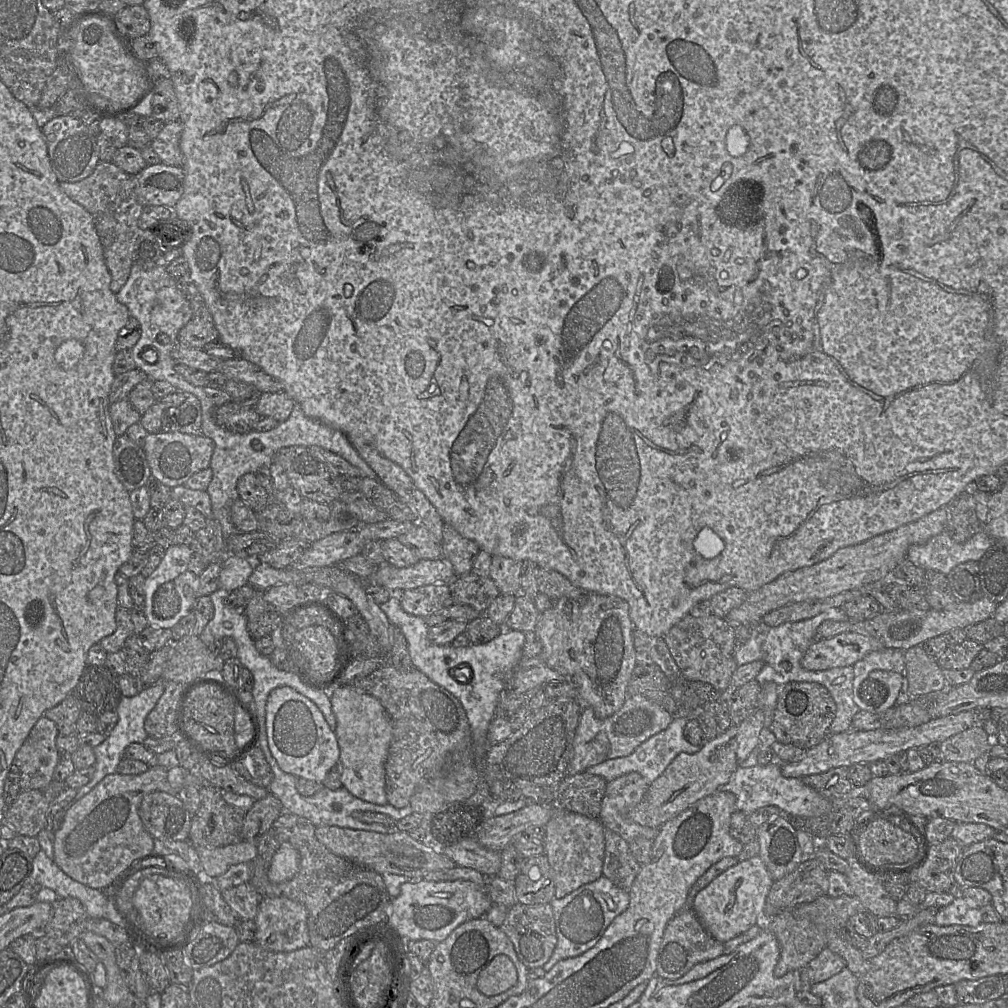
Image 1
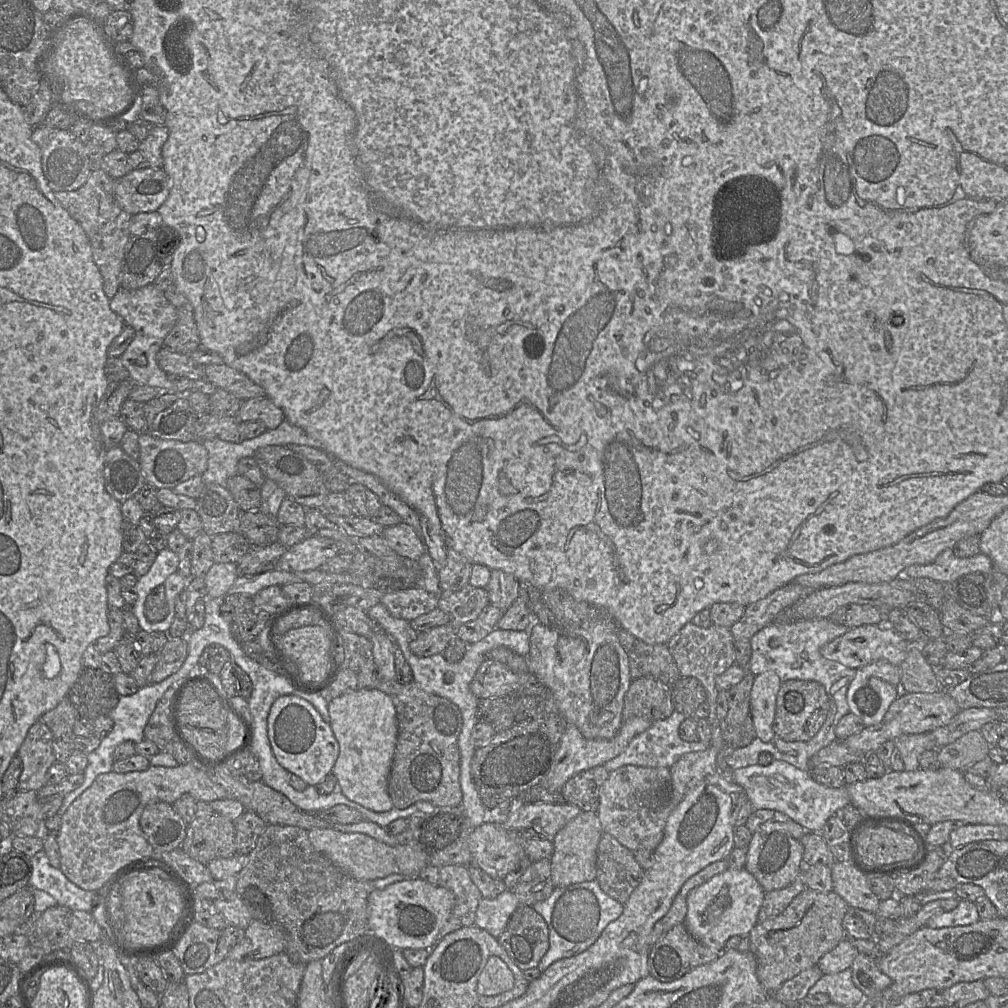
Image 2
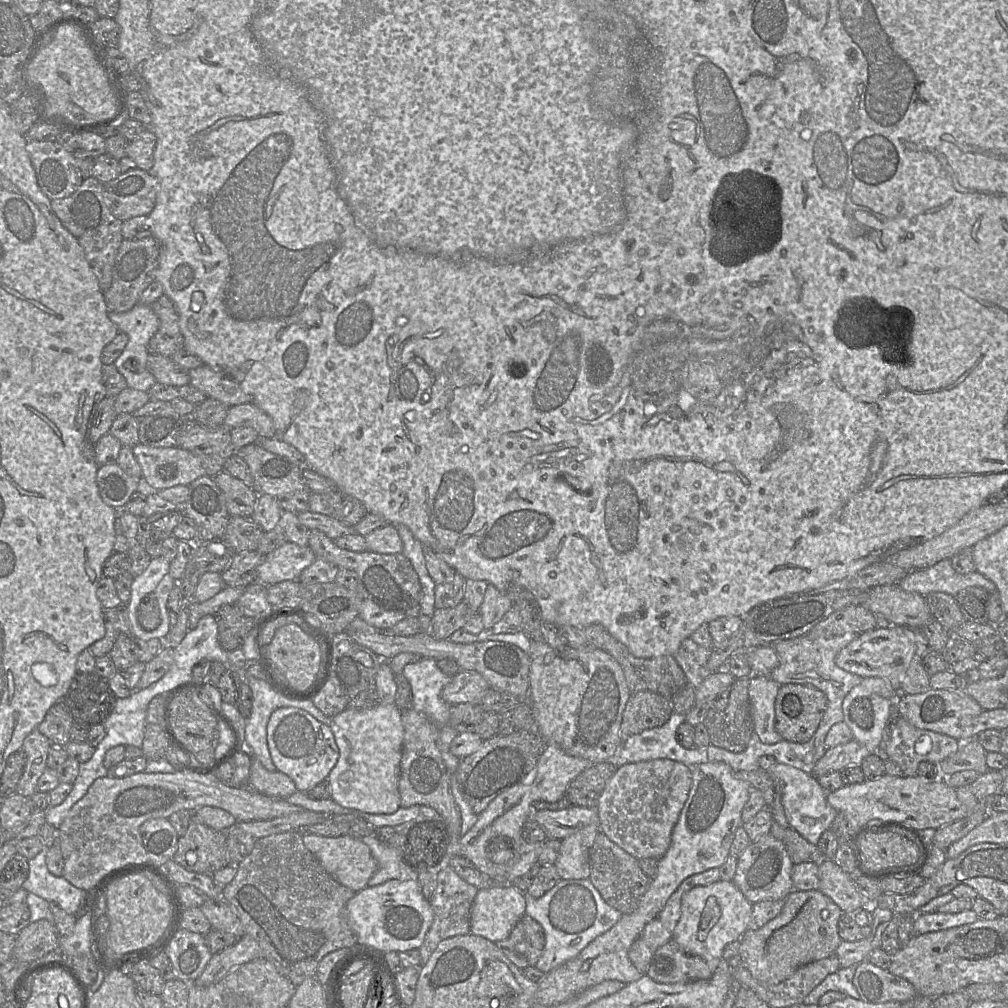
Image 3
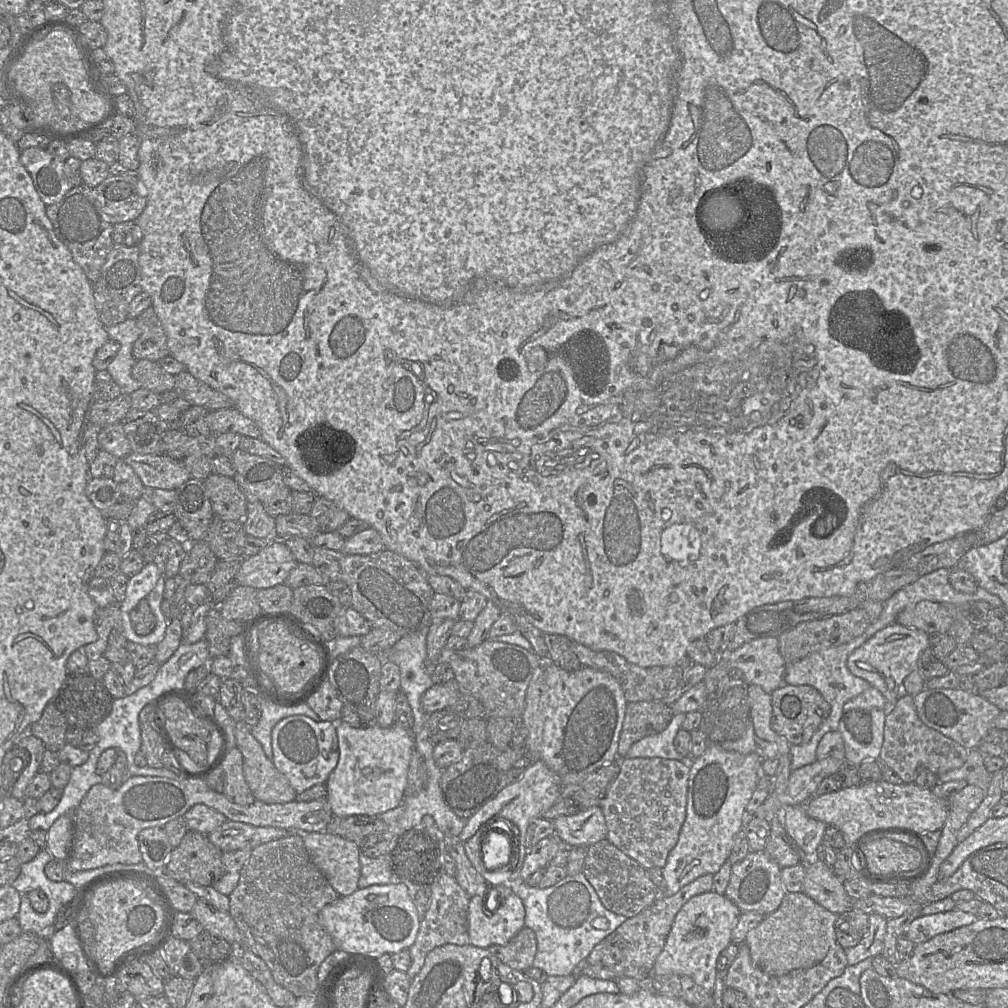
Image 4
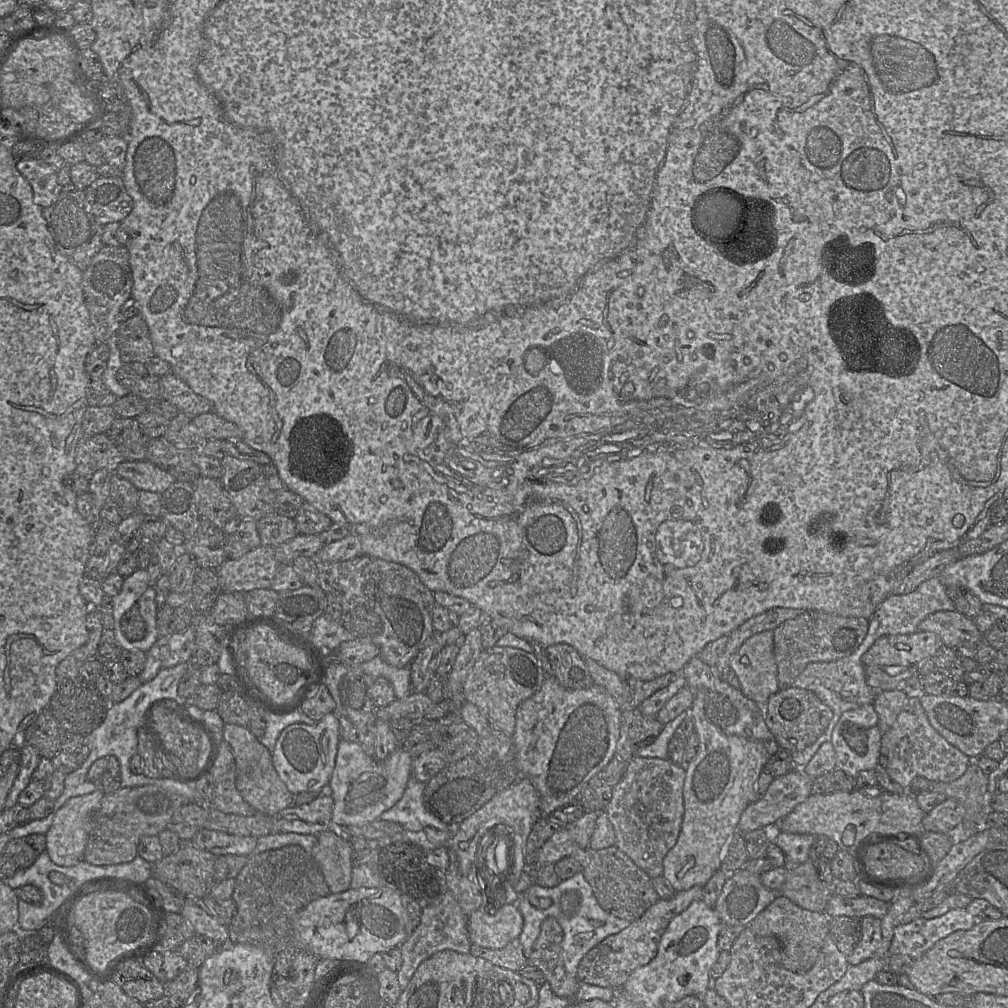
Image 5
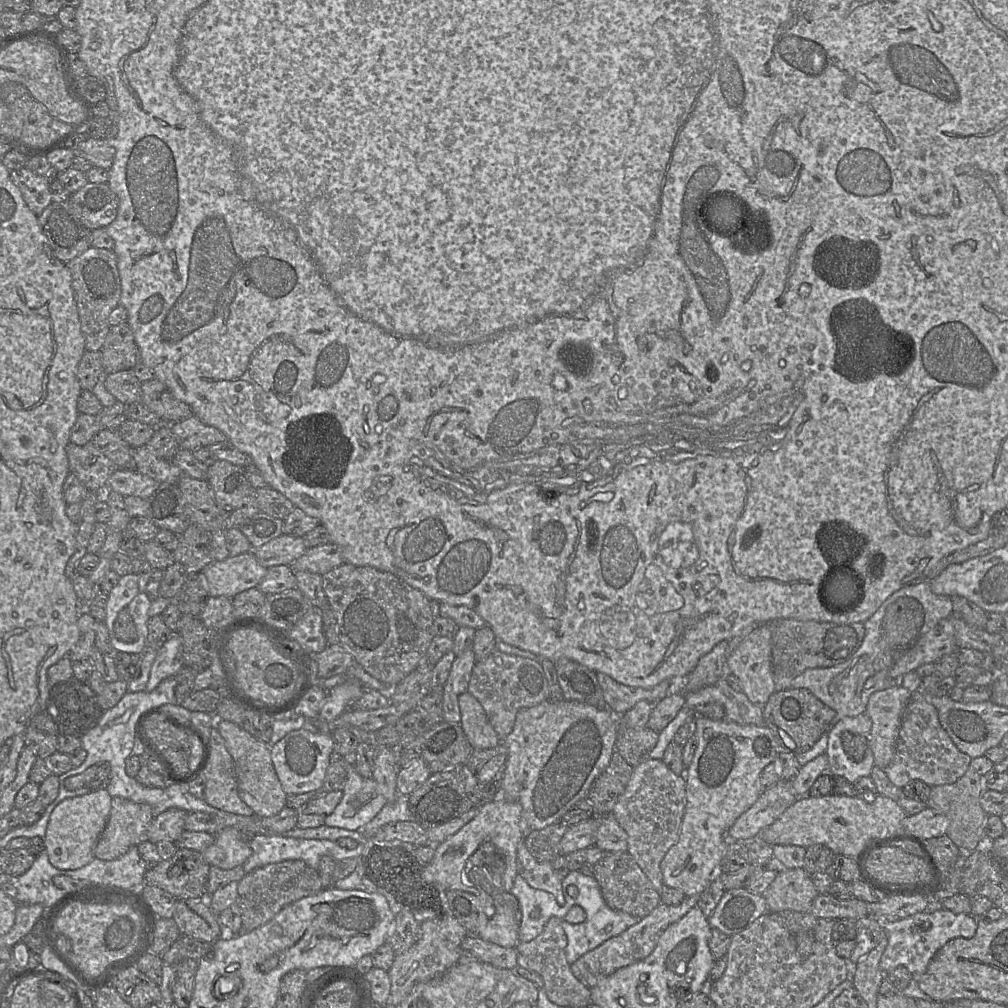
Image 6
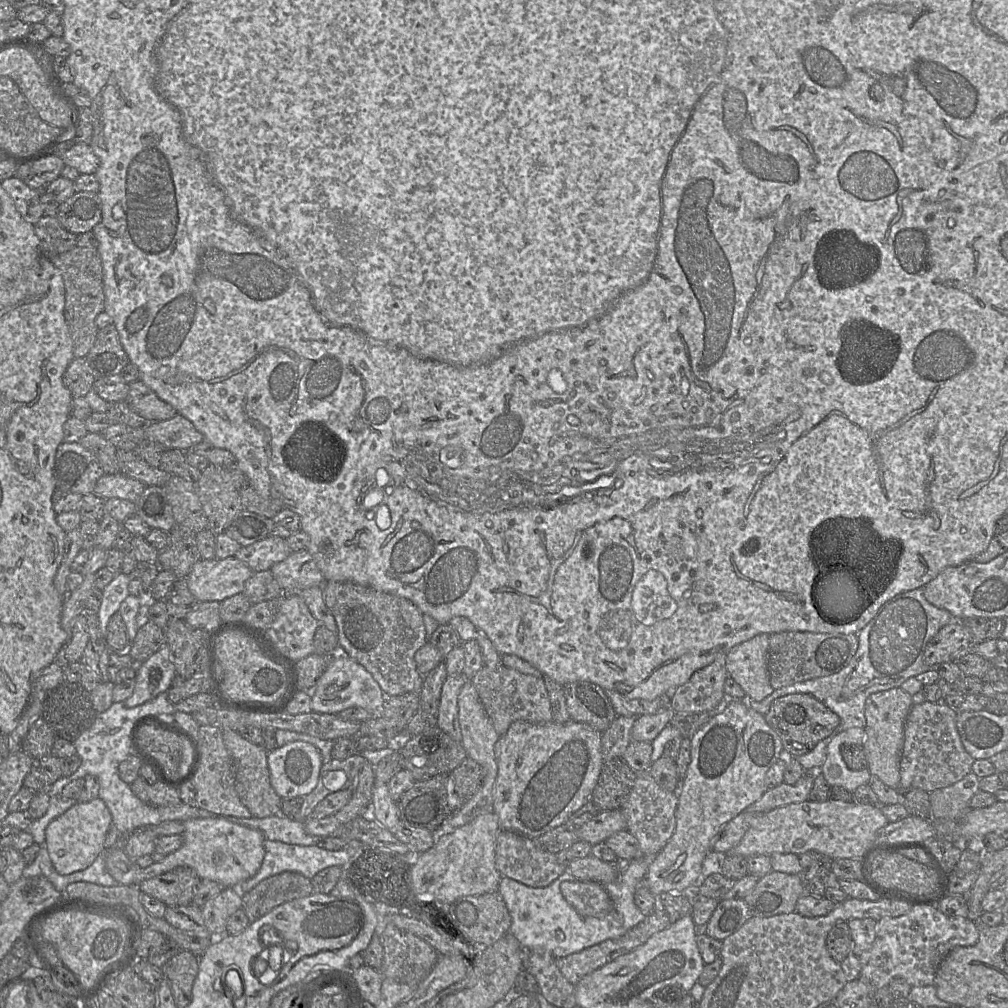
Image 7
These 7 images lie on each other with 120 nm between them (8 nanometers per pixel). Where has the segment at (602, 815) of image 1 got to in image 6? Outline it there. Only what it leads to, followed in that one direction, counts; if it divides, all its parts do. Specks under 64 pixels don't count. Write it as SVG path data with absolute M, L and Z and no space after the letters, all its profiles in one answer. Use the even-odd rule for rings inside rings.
M648 758L633 768L625 791L611 812L627 834L627 853L657 893L664 885L660 863L679 837L686 803L685 789L685 776L676 775L662 760Z

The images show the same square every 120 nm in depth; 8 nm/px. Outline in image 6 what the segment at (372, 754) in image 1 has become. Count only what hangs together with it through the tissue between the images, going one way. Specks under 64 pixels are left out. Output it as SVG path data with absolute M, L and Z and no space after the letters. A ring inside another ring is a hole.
M351 764L342 792L341 801L325 818L325 826L351 831L362 830L387 804L372 777L362 777Z

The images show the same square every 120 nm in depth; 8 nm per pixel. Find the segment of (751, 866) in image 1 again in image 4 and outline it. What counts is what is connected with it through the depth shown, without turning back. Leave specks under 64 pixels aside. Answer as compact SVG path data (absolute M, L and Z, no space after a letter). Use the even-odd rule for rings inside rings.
M713 891L689 899L675 916L663 951L658 956L651 974L688 976L713 994L717 976L716 963L720 953L732 943L732 930L741 916L740 909L725 895Z

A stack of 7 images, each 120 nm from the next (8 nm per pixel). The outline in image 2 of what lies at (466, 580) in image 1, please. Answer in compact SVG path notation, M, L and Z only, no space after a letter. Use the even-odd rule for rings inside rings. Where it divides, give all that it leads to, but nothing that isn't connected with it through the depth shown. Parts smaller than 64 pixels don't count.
M467 583L460 590L441 592L437 608L450 616L449 625L459 627L476 620L489 603L487 588L477 588Z

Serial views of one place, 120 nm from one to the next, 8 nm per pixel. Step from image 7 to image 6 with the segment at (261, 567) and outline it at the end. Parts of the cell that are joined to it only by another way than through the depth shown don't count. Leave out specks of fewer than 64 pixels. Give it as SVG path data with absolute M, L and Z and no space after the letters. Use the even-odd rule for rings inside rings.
M282 534L252 551L262 566L270 568L292 564L307 551L307 547L303 537Z

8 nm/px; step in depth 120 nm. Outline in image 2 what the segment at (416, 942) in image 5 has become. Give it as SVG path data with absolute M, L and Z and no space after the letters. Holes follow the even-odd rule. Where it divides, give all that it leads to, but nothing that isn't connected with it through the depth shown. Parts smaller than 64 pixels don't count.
M447 865L440 868L439 886L447 888L455 896L455 904L451 914L443 925L438 934L438 941L450 932L456 931L463 927L475 925L476 910L481 901L482 894L475 883L472 881L467 866L464 865Z

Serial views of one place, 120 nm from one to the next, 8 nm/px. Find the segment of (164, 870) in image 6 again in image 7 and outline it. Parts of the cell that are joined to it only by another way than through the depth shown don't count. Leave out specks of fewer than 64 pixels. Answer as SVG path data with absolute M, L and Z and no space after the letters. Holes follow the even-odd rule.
M179 866L159 876L146 879L138 885L146 893L169 906L187 906L192 903L201 879L190 867Z

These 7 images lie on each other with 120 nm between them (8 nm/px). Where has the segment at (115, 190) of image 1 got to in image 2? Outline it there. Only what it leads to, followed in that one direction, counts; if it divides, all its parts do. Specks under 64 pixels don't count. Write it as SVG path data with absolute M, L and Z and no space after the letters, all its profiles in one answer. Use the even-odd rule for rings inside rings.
M98 169L91 172L87 182L79 189L54 192L59 203L81 225L88 236L94 262L103 278L103 290L109 299L121 288L122 259L125 246L131 238L130 221L133 216L118 204L114 185L115 179L103 169Z

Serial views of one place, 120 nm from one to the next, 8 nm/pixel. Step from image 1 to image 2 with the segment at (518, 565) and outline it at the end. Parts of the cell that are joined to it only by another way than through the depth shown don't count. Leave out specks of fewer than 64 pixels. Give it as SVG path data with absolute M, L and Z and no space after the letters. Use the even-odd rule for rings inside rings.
M500 569L491 570L490 581L487 585L489 600L503 612L519 597L519 581L510 573Z

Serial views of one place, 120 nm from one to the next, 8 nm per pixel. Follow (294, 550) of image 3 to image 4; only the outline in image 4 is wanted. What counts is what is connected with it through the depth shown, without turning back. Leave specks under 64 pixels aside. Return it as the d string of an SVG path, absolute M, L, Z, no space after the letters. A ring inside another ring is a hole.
M274 539L256 555L243 558L236 575L237 585L256 590L272 588L285 583L297 564L286 543Z

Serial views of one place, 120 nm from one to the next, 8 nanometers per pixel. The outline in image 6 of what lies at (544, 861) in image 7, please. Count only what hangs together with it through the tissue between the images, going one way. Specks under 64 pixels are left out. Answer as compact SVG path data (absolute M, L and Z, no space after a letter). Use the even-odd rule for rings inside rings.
M524 839L517 846L517 873L535 889L553 894L559 905L564 904L562 880L549 861L539 861L527 849Z

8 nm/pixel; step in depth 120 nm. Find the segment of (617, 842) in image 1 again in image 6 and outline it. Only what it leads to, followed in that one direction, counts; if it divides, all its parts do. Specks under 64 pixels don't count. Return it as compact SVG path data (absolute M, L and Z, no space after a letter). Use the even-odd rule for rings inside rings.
M627 852L606 853L591 866L591 875L598 882L602 897L612 910L622 911L641 919L661 903L659 893Z

